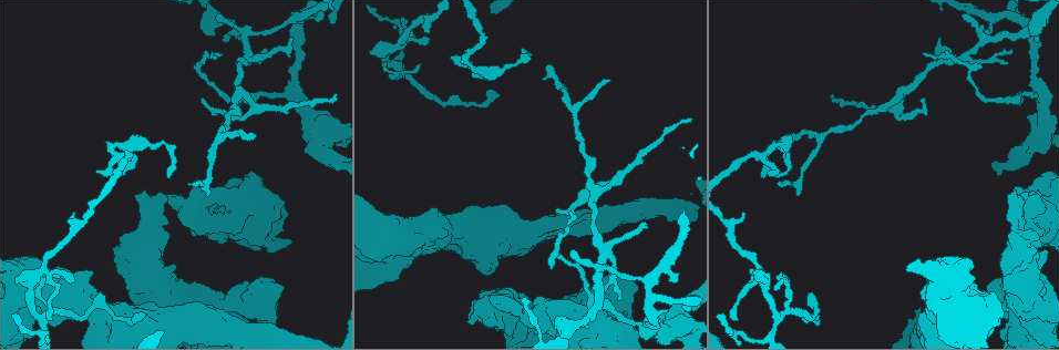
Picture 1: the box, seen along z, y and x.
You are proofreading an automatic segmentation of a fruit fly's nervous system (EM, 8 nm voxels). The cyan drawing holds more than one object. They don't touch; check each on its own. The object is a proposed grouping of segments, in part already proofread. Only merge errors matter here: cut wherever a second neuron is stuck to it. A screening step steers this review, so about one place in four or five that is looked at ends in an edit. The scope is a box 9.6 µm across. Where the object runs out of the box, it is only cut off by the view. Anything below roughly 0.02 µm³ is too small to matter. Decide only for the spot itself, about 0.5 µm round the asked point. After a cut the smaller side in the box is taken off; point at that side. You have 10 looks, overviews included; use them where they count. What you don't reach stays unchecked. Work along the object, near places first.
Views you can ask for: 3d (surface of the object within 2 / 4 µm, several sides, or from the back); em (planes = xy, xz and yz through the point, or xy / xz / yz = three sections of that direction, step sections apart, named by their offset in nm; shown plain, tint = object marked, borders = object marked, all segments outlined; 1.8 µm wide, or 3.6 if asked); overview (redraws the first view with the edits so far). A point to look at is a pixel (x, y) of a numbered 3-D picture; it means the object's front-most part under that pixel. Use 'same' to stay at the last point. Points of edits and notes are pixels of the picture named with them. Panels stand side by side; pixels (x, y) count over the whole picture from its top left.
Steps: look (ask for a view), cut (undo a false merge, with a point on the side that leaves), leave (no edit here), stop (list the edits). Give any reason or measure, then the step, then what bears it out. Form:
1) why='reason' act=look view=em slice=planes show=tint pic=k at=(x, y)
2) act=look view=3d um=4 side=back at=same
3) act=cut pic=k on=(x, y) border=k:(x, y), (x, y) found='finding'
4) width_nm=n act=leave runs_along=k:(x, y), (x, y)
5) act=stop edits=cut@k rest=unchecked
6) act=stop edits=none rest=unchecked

act=look view=em slice=planes show=tint pic=1 at=(133, 145)

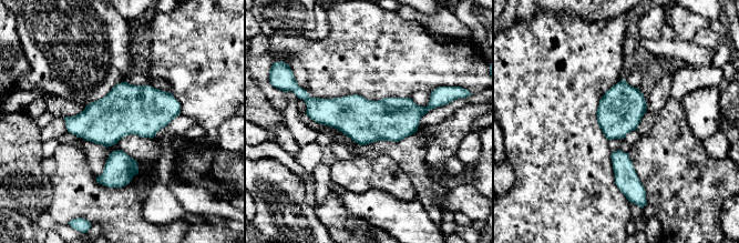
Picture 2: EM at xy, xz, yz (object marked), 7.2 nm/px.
width_nm=320 act=leave found='one neuron here'

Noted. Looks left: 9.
why='four or more arms meet' act=look view=3d um=2 pic=1 at=(981, 35)

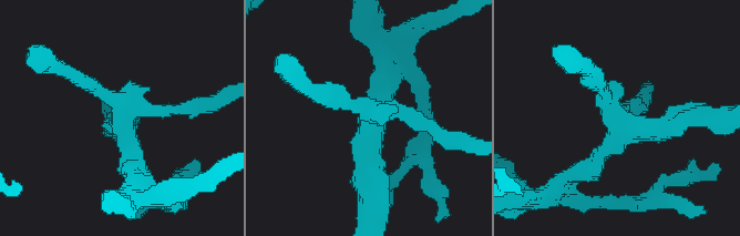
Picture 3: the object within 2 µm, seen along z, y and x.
why='need the tissue' act=look view=em slice=planes show=tint pic=3 at=(121, 122)

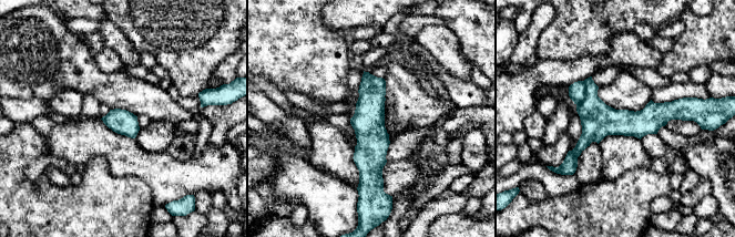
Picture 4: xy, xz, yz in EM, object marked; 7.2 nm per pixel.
act=cut pic=4 on=(598, 120) found='a second neuron is stuck on'

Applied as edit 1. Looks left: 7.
act=look view=overview

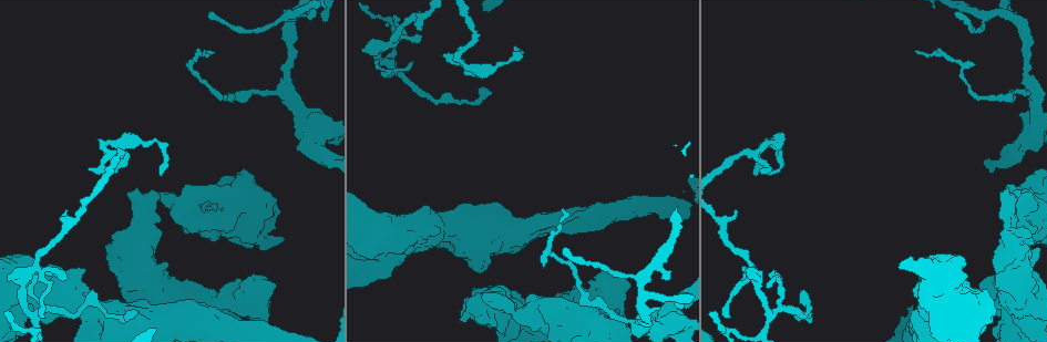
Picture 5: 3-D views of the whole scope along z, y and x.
why='thick turns thin' act=look view=em slice=yz step=4 show=tint pic=5 at=(999, 96)

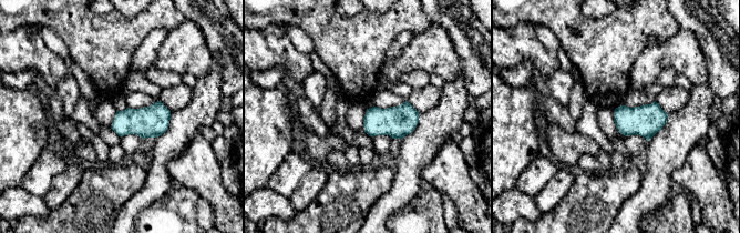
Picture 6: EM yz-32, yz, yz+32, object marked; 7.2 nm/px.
why='cut it another way' act=look view=em slice=planes show=tint at=same

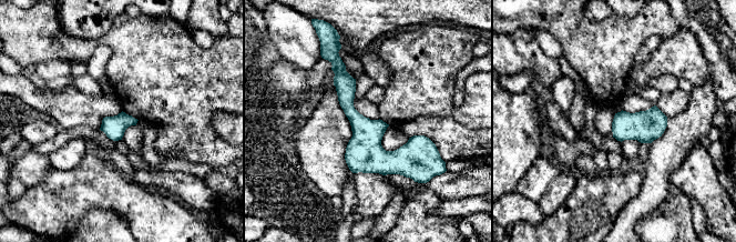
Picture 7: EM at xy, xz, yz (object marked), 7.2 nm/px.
act=leave runs_along=7:(335, 66), (349, 111), (385, 157), (430, 145) found='continuous, no second neuron'

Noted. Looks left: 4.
why='sharp bend' act=look view=3d um=4 pic=5 at=(468, 229)

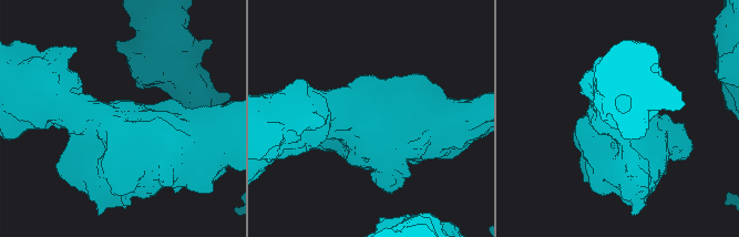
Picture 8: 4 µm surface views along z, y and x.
act=look view=em slice=planes show=tint pic=8 at=(371, 117)

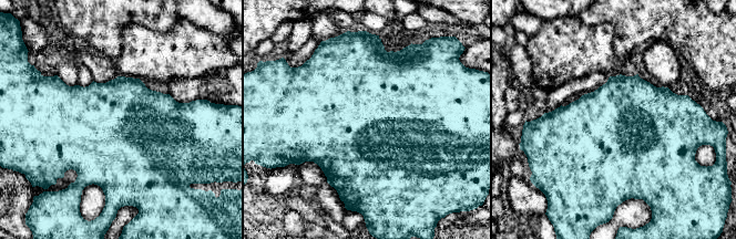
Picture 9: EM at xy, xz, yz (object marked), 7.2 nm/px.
act=leave found='one neuron here'

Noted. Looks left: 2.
act=stop edits=cut@4 rest=unchecked

